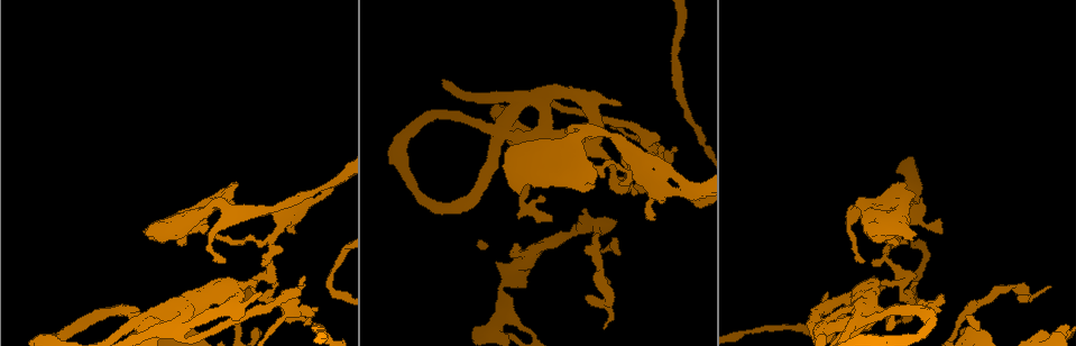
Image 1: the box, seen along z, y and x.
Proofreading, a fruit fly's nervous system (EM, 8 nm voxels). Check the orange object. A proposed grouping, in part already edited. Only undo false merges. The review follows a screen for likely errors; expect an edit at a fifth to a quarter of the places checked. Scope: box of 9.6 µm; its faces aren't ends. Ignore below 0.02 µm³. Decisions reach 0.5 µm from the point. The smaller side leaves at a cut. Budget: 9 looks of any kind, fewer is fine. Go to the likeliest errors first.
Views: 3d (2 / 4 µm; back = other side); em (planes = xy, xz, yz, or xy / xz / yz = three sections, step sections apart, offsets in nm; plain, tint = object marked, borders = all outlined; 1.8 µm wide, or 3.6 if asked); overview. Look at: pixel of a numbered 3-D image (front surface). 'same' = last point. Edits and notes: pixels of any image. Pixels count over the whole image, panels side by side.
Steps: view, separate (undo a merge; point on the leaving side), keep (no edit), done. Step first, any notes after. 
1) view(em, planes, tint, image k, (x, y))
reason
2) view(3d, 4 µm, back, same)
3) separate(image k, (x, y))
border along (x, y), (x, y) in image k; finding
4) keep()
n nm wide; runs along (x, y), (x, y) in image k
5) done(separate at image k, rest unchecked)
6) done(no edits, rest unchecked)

view(3d, 4 µm, image 1, (144, 325))
arms run side by side

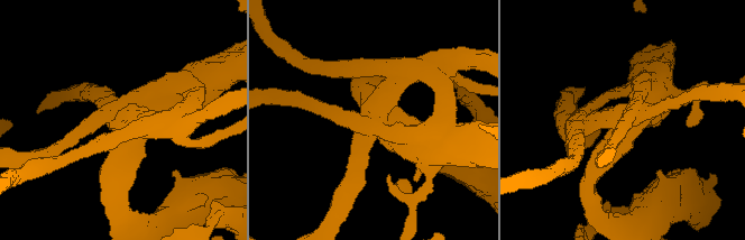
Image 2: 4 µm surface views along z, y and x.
view(em, 3.6 µm, xy, step 16, tint, image 2, (120, 121))

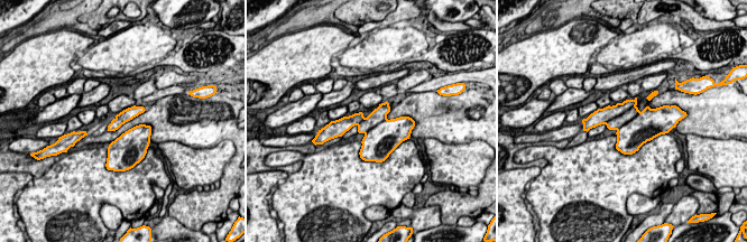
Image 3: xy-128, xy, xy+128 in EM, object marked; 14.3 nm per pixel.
view(em, 3.6 µm, planes, tint, same)

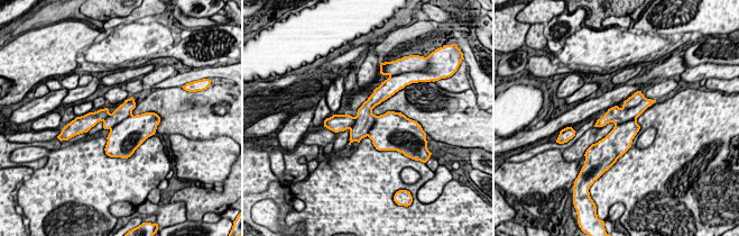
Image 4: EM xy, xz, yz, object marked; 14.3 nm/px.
keep()
one cell here

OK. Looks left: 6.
view(em, planes, plain, image 1, (871, 210))
sudden change in width

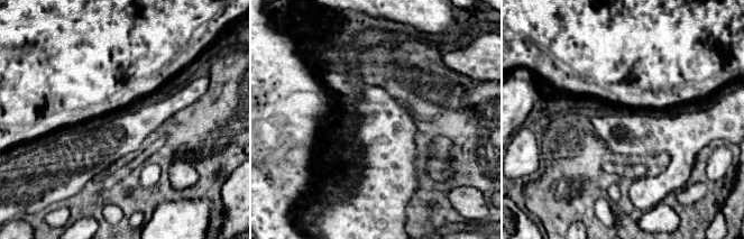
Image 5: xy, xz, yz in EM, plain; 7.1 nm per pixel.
view(em, planes, tint, same)
where the object lies

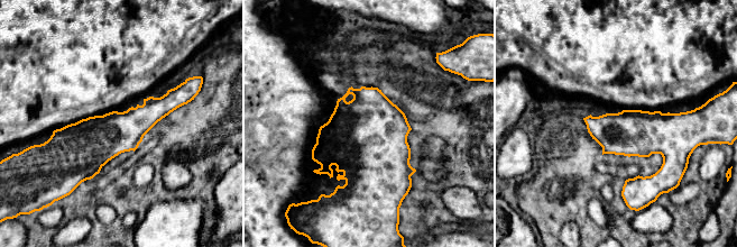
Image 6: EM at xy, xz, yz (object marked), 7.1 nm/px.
keep()
all the same cell

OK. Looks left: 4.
view(em, xy, step 16, tint, image 1, (288, 306))
a fork

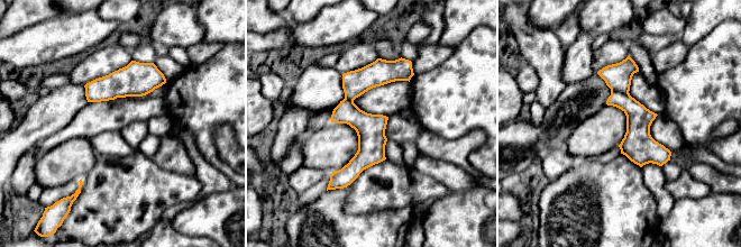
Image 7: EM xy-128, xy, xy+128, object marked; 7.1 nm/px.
keep()
runs along (406, 67), (349, 97), (365, 156), (337, 182) in image 7; one cell here

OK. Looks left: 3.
view(em, yz, step 4, tint, image 1, (521, 204))
sharp bend

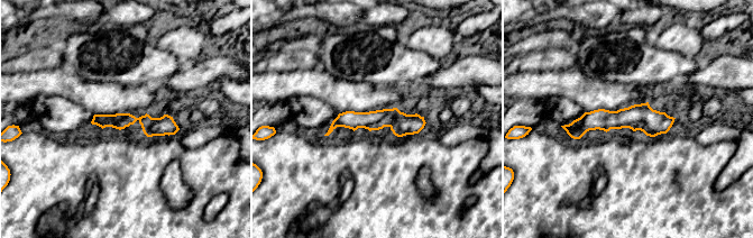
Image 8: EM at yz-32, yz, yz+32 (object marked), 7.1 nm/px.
view(em, planes, tint, same)

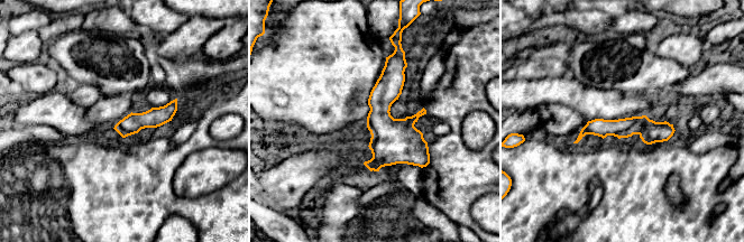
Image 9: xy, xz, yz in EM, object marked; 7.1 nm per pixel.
keep()
runs along (671, 130), (589, 128), (584, 131) in image 9; one cell here

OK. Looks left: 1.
done(no edits, rest unchecked)

